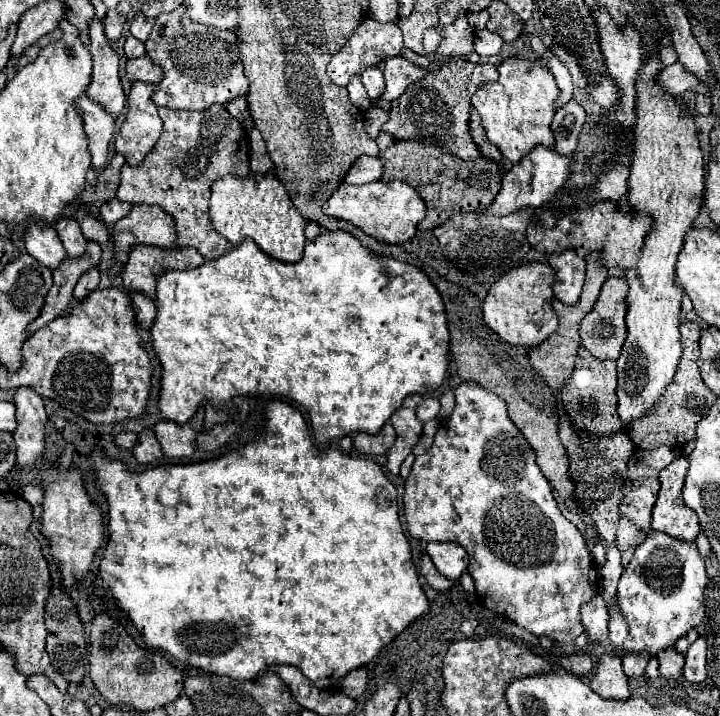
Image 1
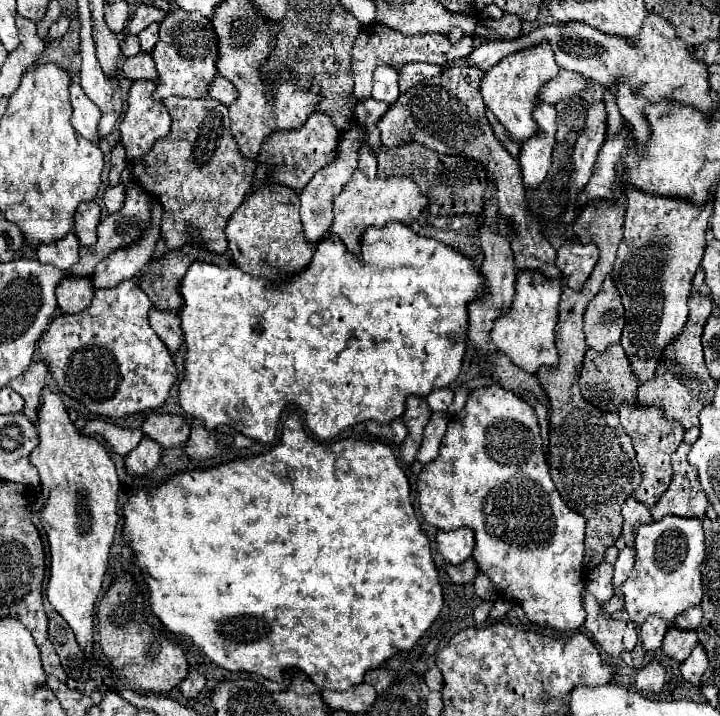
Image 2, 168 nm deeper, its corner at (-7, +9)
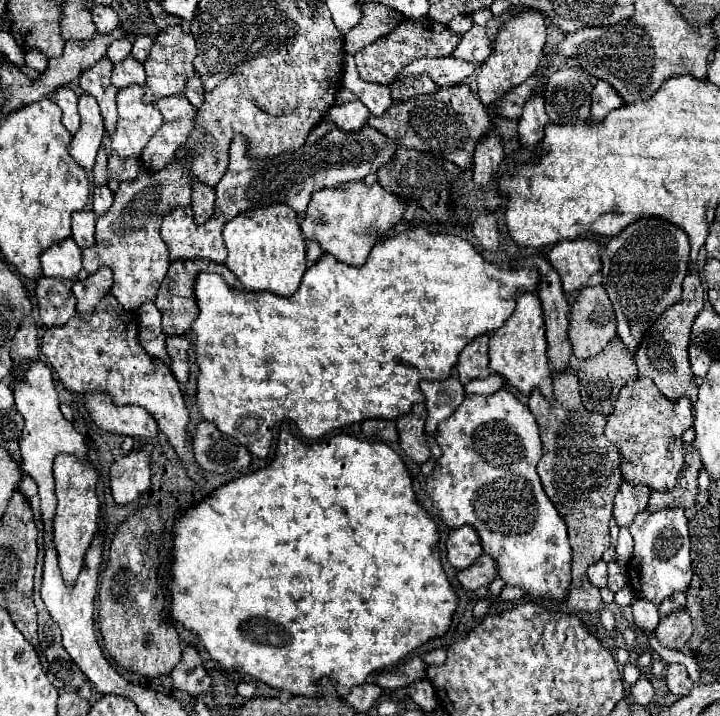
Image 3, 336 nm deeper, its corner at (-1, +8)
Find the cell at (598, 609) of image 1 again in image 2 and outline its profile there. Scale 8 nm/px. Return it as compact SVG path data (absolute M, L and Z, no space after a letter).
M600 563L594 571L588 573L586 591L594 595L600 605L612 599L612 565L610 563Z

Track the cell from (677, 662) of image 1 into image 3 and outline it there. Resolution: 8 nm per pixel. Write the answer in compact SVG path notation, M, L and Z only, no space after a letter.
M688 608L660 618L660 624L656 626L658 642L672 650L686 650L686 642L690 640L690 636L692 636L692 618Z

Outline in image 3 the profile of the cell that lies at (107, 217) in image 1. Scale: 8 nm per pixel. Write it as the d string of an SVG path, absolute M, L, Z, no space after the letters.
M100 186L100 188L94 188L92 190L92 210L102 216L110 206L112 206L112 192L108 186Z

